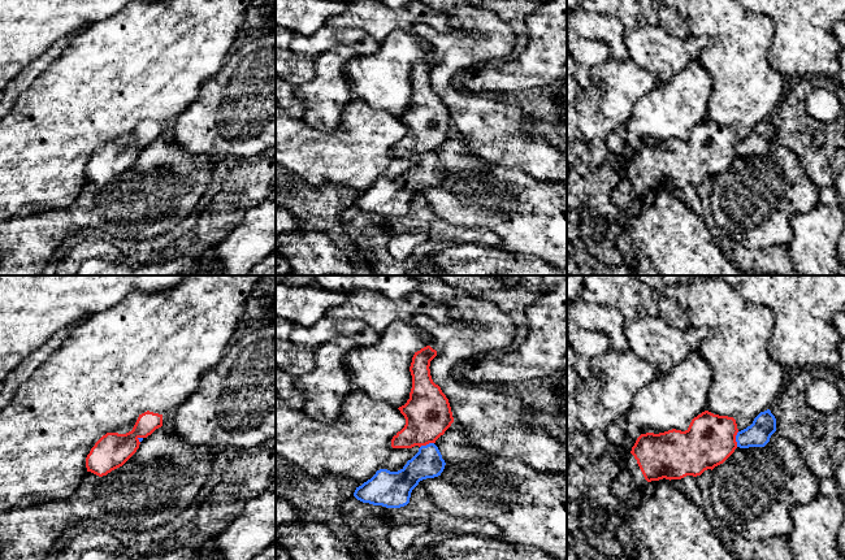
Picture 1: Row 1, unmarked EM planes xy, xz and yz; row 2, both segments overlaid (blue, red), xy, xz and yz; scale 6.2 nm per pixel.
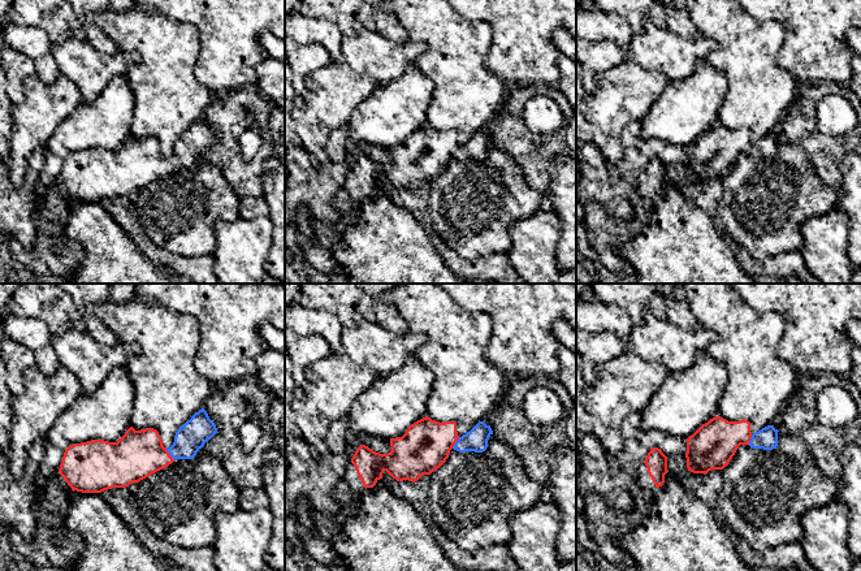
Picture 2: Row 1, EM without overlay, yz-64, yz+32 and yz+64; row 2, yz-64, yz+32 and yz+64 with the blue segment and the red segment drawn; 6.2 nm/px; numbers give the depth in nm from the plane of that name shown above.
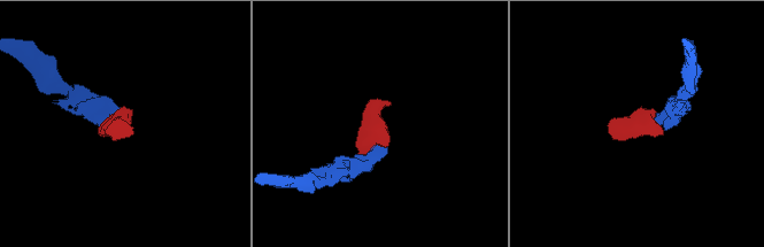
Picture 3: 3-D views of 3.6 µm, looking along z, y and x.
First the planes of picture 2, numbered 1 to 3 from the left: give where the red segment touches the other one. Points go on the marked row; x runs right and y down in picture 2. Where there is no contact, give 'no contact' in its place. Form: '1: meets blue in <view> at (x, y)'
1: meets blue in yz-64 at (169, 453)
2: meets blue in yz+32 at (455, 442)
3: meets blue in yz+64 at (751, 440)

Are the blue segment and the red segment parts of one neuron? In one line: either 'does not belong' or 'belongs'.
belongs

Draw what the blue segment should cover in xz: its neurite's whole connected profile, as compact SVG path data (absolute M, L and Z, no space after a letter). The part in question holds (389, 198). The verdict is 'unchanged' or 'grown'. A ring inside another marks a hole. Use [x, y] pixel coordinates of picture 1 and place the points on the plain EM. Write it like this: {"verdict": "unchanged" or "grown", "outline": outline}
{"verdict": "grown", "outline": "M430 55L415 61L410 75L412 84L410 108L404 114L398 117L406 127L406 134L391 148L393 157L412 157L419 155L419 161L398 181L387 178L377 179L370 188L356 196L354 205L358 209L386 217L400 217L410 212L411 201L420 190L438 186L443 181L446 172L434 152L451 135L454 126L448 108L441 96L433 91L430 84L430 70L436 65L437 60Z"}

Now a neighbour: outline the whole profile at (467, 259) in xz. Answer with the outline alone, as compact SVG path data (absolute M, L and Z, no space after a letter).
M476 244L446 248L430 261L443 275L567 275L538 256Z

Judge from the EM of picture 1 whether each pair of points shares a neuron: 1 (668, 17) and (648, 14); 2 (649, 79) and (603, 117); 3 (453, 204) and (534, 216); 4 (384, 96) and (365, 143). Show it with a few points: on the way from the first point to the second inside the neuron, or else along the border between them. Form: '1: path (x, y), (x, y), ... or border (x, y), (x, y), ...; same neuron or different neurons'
1: border (655, 13), (659, 24); different neurons
2: path (637, 83), (615, 105); same neuron
3: path (473, 204), (514, 205); same neuron
4: border (355, 96), (397, 117); different neurons

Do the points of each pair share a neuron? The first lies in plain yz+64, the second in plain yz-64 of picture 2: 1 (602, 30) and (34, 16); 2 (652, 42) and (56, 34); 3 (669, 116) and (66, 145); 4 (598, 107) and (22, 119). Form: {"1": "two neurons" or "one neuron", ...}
{"1": "two neurons", "2": "two neurons", "3": "one neuron", "4": "one neuron"}

